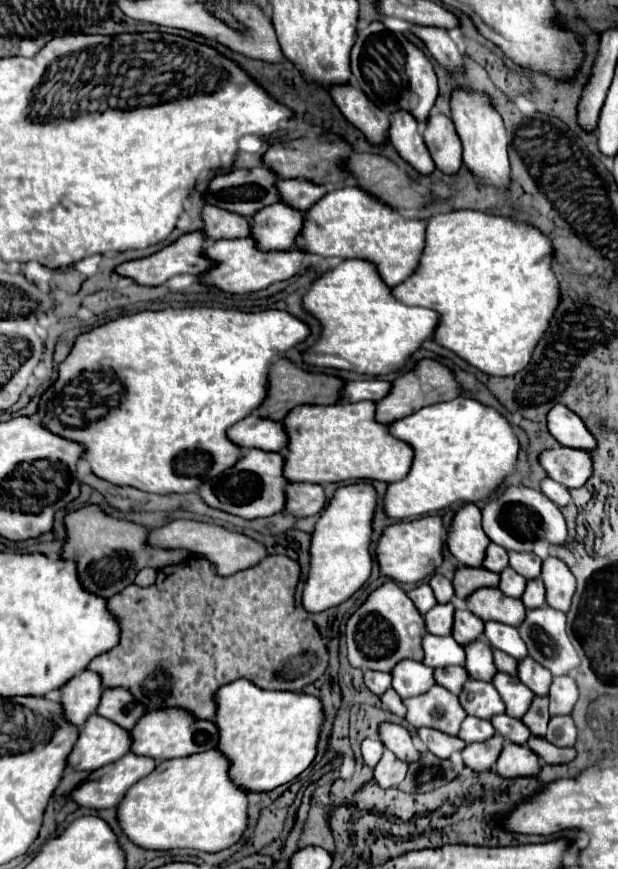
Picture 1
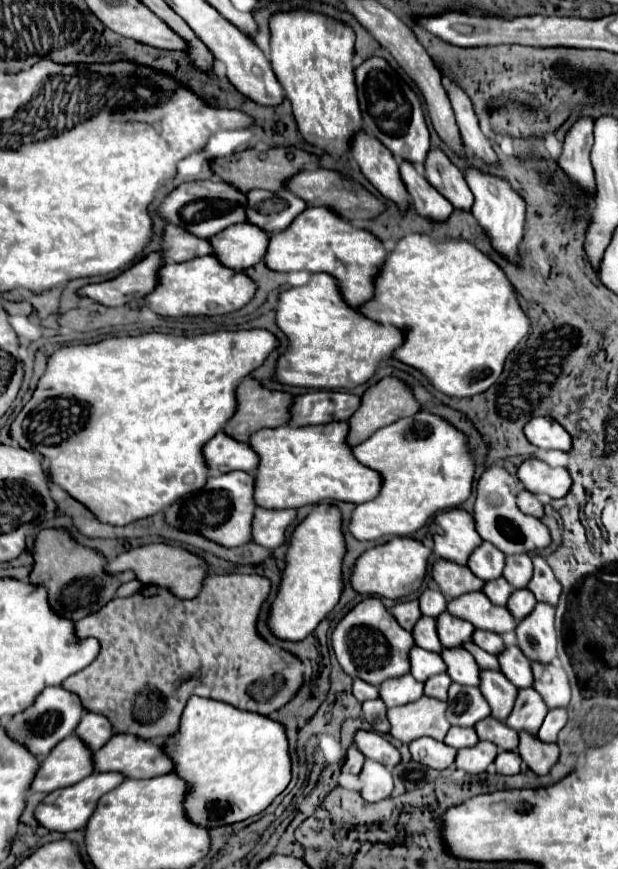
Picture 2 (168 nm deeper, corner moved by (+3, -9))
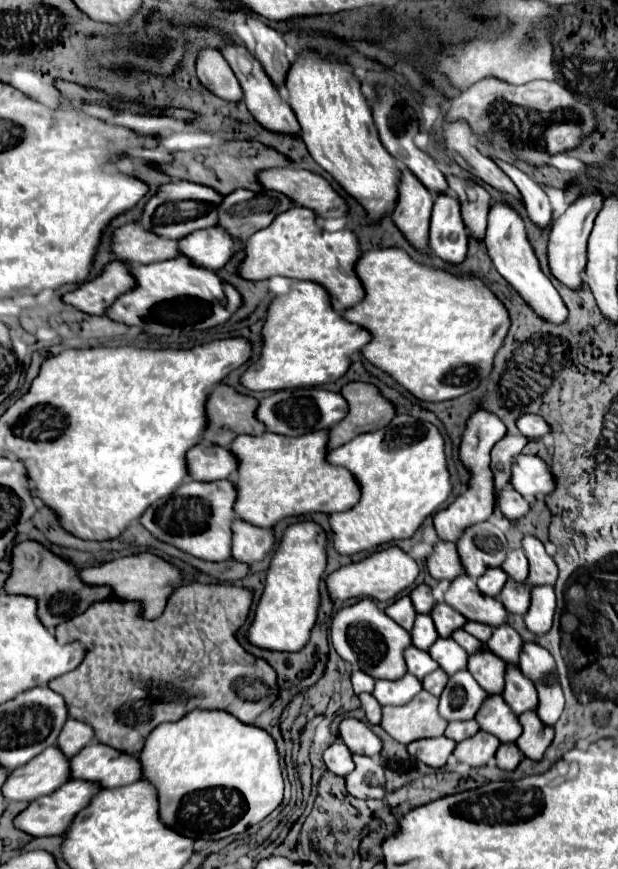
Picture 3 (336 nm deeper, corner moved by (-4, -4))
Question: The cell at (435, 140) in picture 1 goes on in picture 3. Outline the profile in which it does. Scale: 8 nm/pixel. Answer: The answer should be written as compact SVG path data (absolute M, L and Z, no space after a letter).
M446 176L448 188L458 194L460 206L462 206L462 220L472 236L484 238L486 232L486 214L490 210L490 194L484 190L484 186L462 180L458 176Z

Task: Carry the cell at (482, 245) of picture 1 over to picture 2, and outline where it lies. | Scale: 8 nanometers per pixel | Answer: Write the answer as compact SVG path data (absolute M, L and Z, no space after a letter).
M405 235L397 245L395 249L387 255L387 265L383 265L383 273L379 273L379 285L375 285L375 297L371 301L367 301L365 305L359 307L359 313L363 313L367 319L375 321L375 323L381 323L381 325L393 325L401 331L403 335L403 343L393 351L393 357L399 361L399 363L405 363L413 369L417 369L427 381L429 385L439 391L439 393L445 393L449 397L473 397L477 393L483 393L485 389L489 389L497 379L499 379L499 373L503 371L503 365L505 365L505 359L507 355L515 349L515 345L529 333L529 319L527 315L521 311L519 303L517 303L517 293L515 289L511 287L511 283L507 281L505 273L499 269L499 265L495 265L487 255L483 255L475 245L467 243L467 241L443 241L443 243L435 243L431 237L427 235Z

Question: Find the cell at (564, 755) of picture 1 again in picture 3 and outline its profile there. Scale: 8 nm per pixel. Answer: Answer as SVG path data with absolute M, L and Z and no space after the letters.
M524 712L520 716L520 724L524 728L522 736L516 740L518 748L522 750L522 754L530 760L542 760L546 748L552 744L554 740L554 728L546 728L542 724L542 720L538 720L536 712Z

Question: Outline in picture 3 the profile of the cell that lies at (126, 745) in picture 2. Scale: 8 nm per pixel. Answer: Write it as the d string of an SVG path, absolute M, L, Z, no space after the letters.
M94 742L70 760L72 778L96 780L102 788L118 788L142 780L144 768L138 756L120 752L108 744Z

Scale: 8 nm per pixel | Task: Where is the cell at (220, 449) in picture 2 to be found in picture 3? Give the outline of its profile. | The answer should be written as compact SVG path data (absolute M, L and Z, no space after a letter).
M200 442L188 452L188 468L196 480L222 480L238 470L234 452L210 442Z

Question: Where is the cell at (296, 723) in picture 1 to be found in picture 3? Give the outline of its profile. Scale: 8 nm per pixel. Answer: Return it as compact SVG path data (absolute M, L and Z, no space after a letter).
M196 708L176 722L160 724L146 738L140 760L146 768L144 778L158 788L160 816L164 824L190 838L220 840L244 832L248 826L264 820L282 802L284 776L276 740L270 732L254 724L242 724L226 710Z

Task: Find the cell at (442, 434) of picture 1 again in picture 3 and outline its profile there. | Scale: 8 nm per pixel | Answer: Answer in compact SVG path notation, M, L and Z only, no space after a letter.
M400 414L388 426L376 432L366 432L362 436L356 436L348 444L336 450L330 450L328 460L332 460L332 464L350 468L356 480L360 480L360 490L362 490L362 498L354 508L330 516L334 548L340 554L356 554L360 550L376 548L386 542L410 538L418 530L418 526L424 522L424 518L430 516L440 504L444 504L446 498L452 494L452 482L450 482L444 450L446 450L446 444L440 430L430 422L418 420L408 414Z

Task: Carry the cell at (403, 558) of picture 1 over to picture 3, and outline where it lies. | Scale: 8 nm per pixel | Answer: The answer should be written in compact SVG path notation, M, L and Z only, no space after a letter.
M388 546L386 550L372 552L360 562L352 562L342 566L340 570L332 572L326 578L328 592L334 600L348 600L348 598L376 598L376 600L392 600L404 588L408 588L416 576L420 574L418 562L408 556L400 546Z

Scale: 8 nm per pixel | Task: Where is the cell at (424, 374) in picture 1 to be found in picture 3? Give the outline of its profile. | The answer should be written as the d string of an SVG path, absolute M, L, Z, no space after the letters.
M350 382L342 388L342 396L346 396L350 404L350 412L346 418L330 428L328 448L334 450L362 432L374 432L396 416L394 404L382 396L382 392L368 382Z

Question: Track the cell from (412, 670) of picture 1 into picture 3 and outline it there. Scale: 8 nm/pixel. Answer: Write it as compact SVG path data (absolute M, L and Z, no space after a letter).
M406 674L398 680L376 680L376 688L374 688L374 698L382 704L382 706L400 706L400 704L406 704L410 702L418 692L422 690L422 682L412 676L412 674Z

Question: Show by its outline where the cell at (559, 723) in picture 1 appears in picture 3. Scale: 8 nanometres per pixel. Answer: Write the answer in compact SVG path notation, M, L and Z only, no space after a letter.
M536 684L538 688L538 696L540 696L540 706L538 706L538 718L546 724L546 726L554 726L560 718L560 714L564 712L564 694L562 688L558 684Z

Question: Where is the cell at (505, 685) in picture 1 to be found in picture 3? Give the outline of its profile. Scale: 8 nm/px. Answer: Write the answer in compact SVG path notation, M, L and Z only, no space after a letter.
M490 650L480 652L478 656L470 656L468 672L476 678L476 682L490 694L500 696L504 692L506 680L506 662L498 660Z

